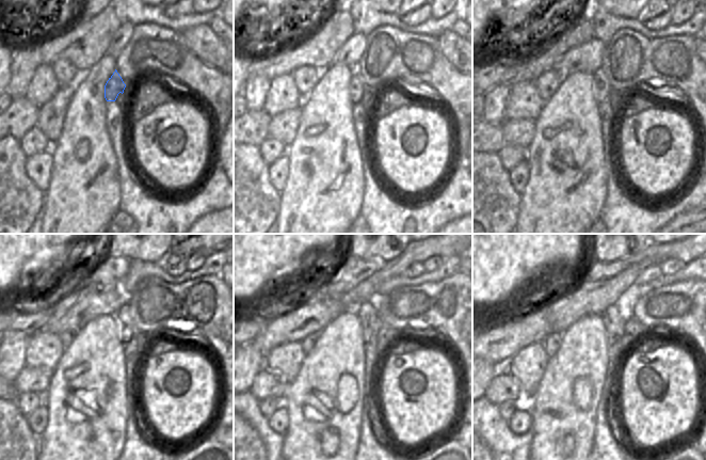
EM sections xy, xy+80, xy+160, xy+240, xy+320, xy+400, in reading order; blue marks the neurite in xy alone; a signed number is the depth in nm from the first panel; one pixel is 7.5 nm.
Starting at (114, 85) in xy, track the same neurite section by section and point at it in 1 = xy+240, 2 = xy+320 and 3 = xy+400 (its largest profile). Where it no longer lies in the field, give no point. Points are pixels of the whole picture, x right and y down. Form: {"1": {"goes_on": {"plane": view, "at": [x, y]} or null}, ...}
{"1": {"goes_on": {"plane": "xy+240", "at": [127, 328]}}, "2": {"goes_on": {"plane": "xy+320", "at": [367, 311]}}, "3": {"goes_on": {"plane": "xy+400", "at": [614, 324]}}}

